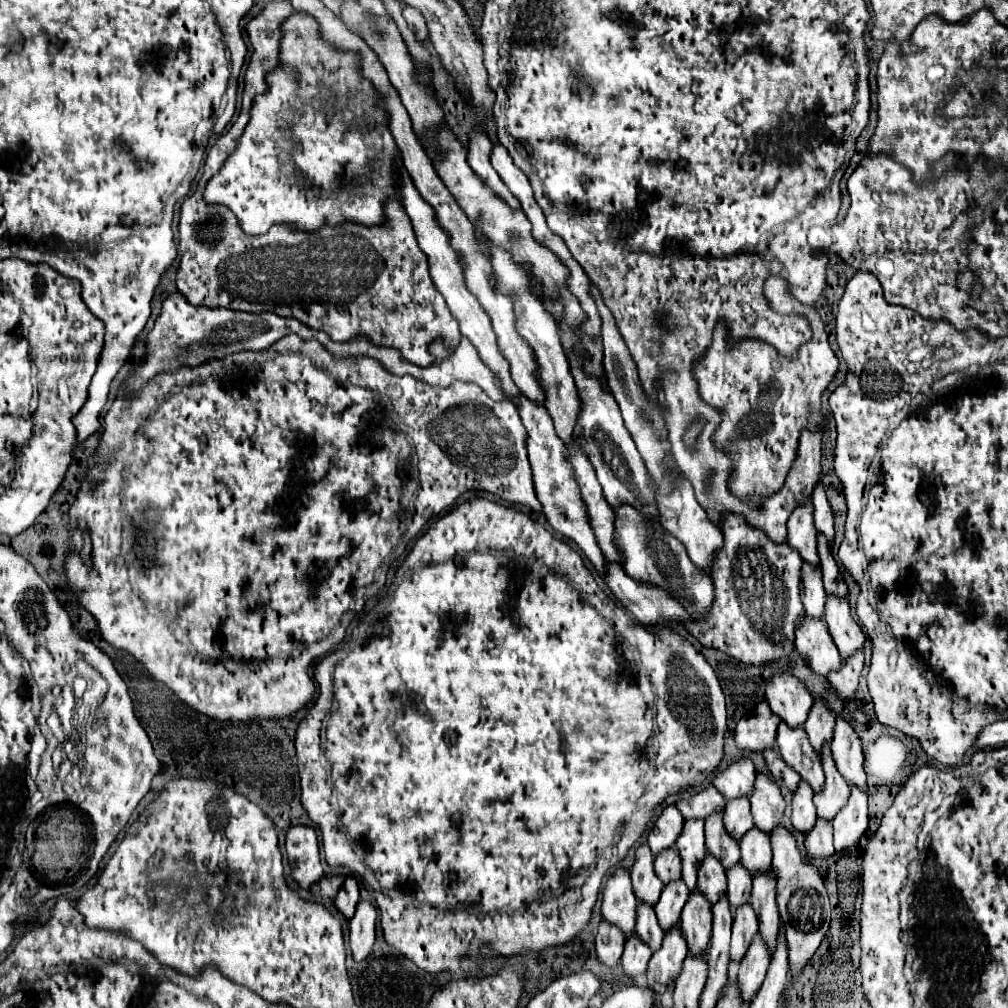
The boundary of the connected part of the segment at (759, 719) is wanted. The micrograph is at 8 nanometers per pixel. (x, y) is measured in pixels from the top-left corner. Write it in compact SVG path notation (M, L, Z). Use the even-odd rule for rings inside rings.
M760 701L754 707L752 715L744 715L738 721L734 729L736 745L740 749L752 749L752 751L762 751L764 747L772 747L778 723L780 717L772 713L766 701Z

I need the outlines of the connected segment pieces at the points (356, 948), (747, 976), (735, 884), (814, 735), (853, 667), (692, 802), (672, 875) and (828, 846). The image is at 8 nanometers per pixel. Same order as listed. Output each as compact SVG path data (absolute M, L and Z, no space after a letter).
M358 901L356 913L350 919L350 949L354 961L362 961L370 955L374 945L374 927L376 927L376 909L368 901Z
M756 935L744 955L744 959L740 961L740 971L738 971L738 983L746 1001L746 1007L752 999L752 995L758 991L760 983L764 981L766 969L768 969L768 945L762 939L762 935Z
M738 861L730 869L726 869L726 877L728 877L728 899L730 899L732 911L734 911L734 907L738 907L740 903L746 903L750 899L752 873L742 865L742 861Z
M824 699L814 701L808 719L804 723L804 729L808 733L808 739L812 743L812 747L816 747L816 751L820 751L824 741L832 739L832 731L834 731L834 723L836 723L836 715L832 709L828 709Z
M864 649L842 659L840 669L828 675L828 681L836 687L836 695L840 699L852 699L856 695L858 677L860 677L862 667L864 667Z
M708 785L706 789L702 789L698 793L686 795L684 799L680 799L676 803L676 807L684 815L684 819L692 819L692 817L706 819L712 811L724 809L724 805L726 805L726 801L724 801L722 793L714 785Z
M668 847L668 849L660 851L660 853L656 855L654 867L656 867L656 873L660 875L660 879L662 879L664 883L668 883L668 881L672 881L672 879L680 879L682 859L680 859L680 853L676 851L676 847Z
M816 819L814 827L808 831L806 835L806 849L808 849L808 857L830 857L834 853L834 845L832 845L834 837L832 837L832 821L828 823L828 819Z

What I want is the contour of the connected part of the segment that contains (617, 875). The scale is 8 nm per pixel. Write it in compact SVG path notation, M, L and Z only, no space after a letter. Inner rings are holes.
M616 869L608 877L604 887L602 915L610 923L618 925L626 937L632 933L636 919L636 895L628 869Z

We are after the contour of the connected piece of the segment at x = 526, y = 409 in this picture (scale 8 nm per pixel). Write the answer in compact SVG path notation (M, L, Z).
M504 393L504 399L512 401L516 399L516 407L522 417L522 425L526 427L528 439L526 439L526 449L528 449L528 459L532 467L532 477L534 477L534 489L538 495L538 501L542 503L542 511L552 525L552 529L564 537L570 537L576 541L576 545L584 551L584 555L592 561L592 565L598 569L600 575L604 575L604 555L600 547L596 545L596 539L592 535L592 529L588 525L588 517L584 515L584 503L580 503L580 491L576 491L576 481L572 479L572 467L566 461L566 447L562 439L556 435L552 417L548 415L546 407L528 399L524 393L518 393L516 397L510 397Z

